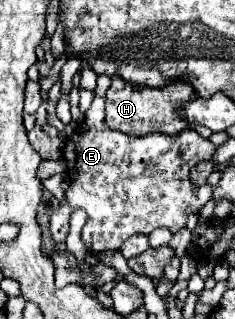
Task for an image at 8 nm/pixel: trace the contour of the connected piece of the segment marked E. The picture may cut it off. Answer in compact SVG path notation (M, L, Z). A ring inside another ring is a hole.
M94 96L92 106L84 114L84 122L64 146L70 188L66 190L66 204L60 204L50 216L52 238L56 242L66 240L68 218L74 208L82 208L88 216L82 228L82 240L94 254L120 250L132 234L150 234L158 226L176 232L186 226L188 210L198 212L212 198L212 186L196 187L188 174L192 166L212 160L214 154L216 146L190 128L172 136L130 136L112 130L104 120L104 98Z

